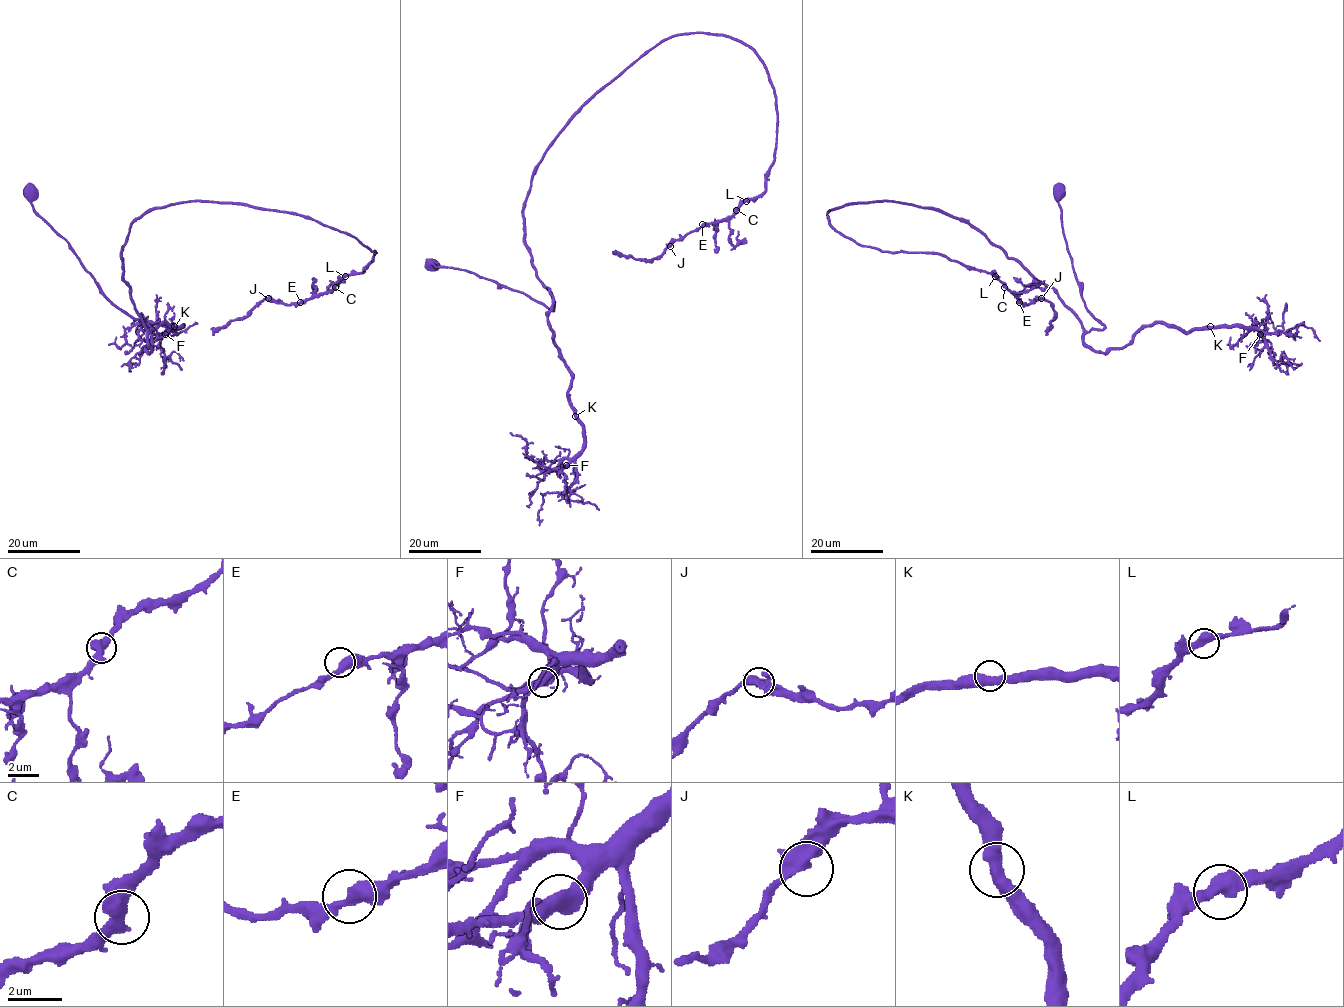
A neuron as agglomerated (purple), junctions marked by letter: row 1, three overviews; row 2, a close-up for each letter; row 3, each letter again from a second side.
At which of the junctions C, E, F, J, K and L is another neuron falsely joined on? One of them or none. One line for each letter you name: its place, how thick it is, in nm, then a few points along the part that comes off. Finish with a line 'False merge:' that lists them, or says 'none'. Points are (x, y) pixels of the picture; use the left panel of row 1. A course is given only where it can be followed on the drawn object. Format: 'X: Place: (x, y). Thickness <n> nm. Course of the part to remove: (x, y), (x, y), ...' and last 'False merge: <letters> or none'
False merge: none

